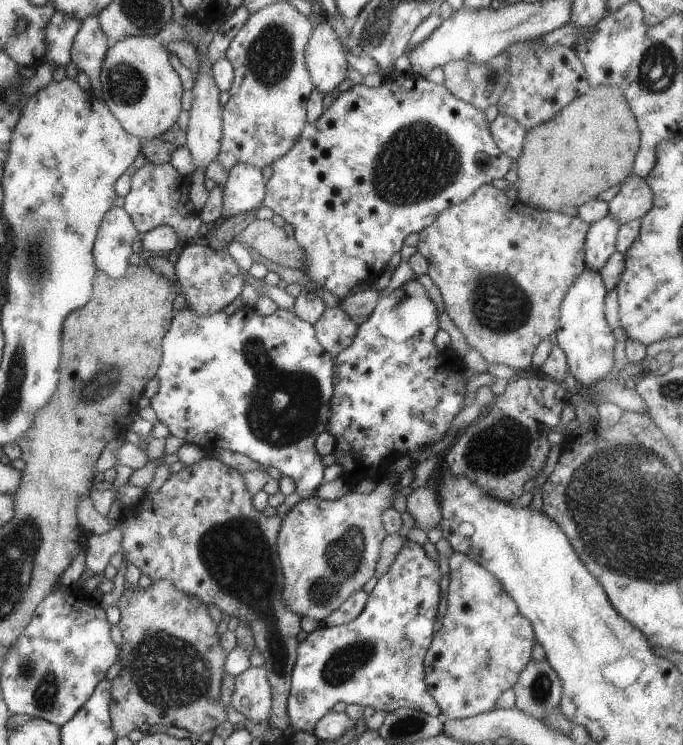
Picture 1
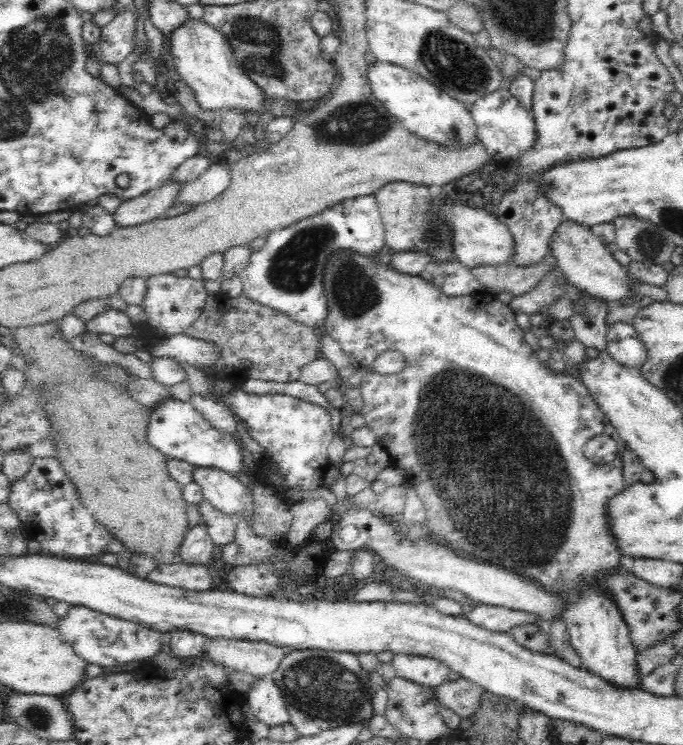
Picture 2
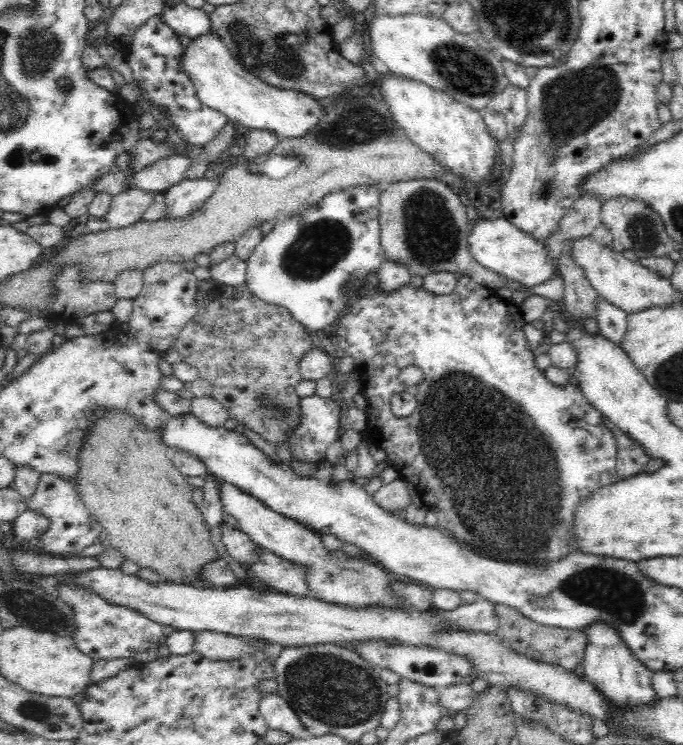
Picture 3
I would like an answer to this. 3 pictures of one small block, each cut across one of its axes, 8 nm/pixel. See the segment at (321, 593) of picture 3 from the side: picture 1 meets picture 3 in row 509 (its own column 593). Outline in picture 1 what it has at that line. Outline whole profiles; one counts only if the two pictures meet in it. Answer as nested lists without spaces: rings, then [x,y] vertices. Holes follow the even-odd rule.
[[[609,213],[605,218],[589,225],[584,242],[585,270],[593,270],[599,274],[607,258],[616,251],[615,236],[621,225]]]

